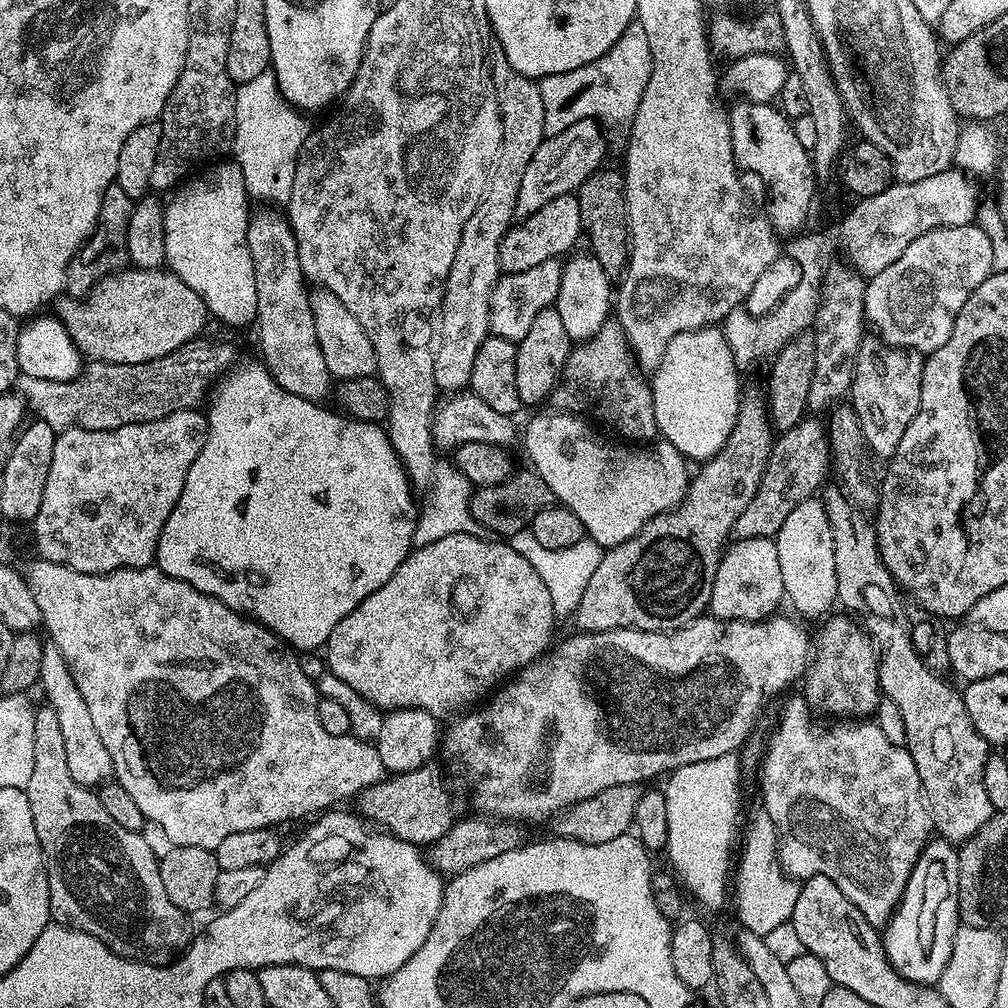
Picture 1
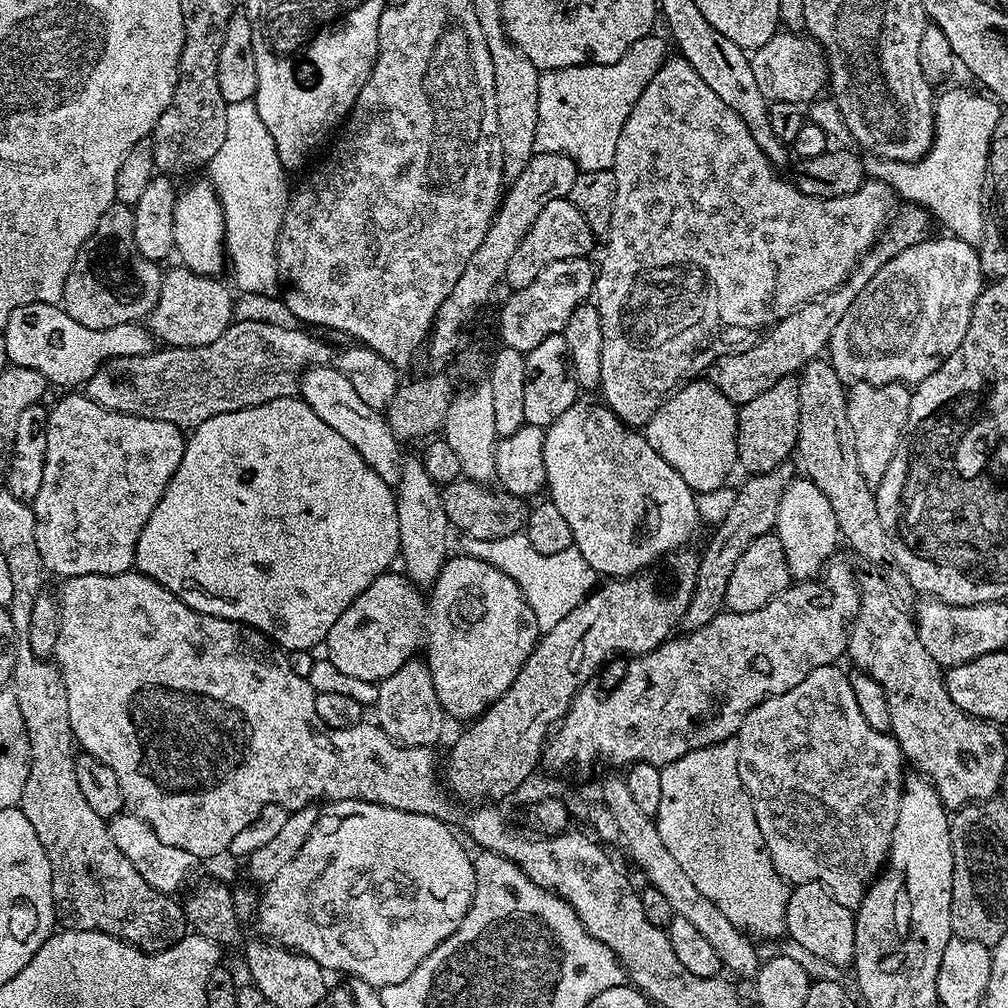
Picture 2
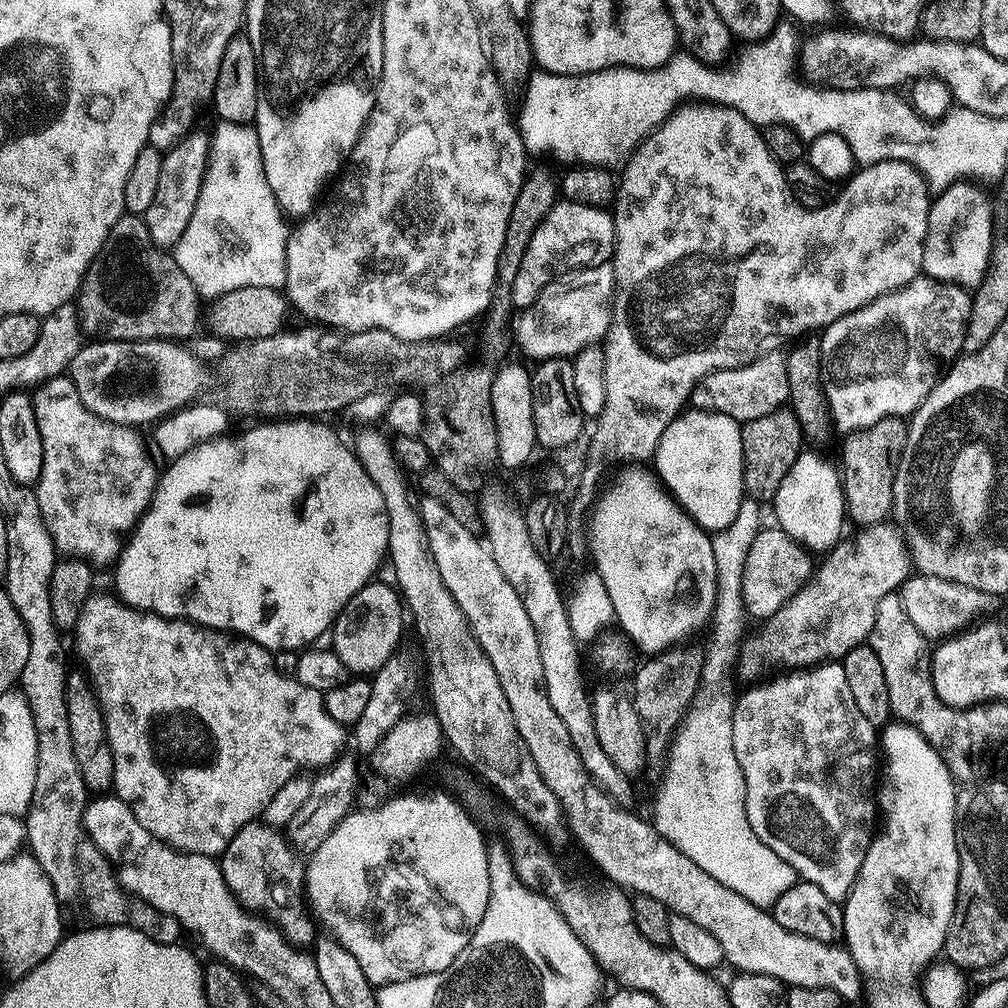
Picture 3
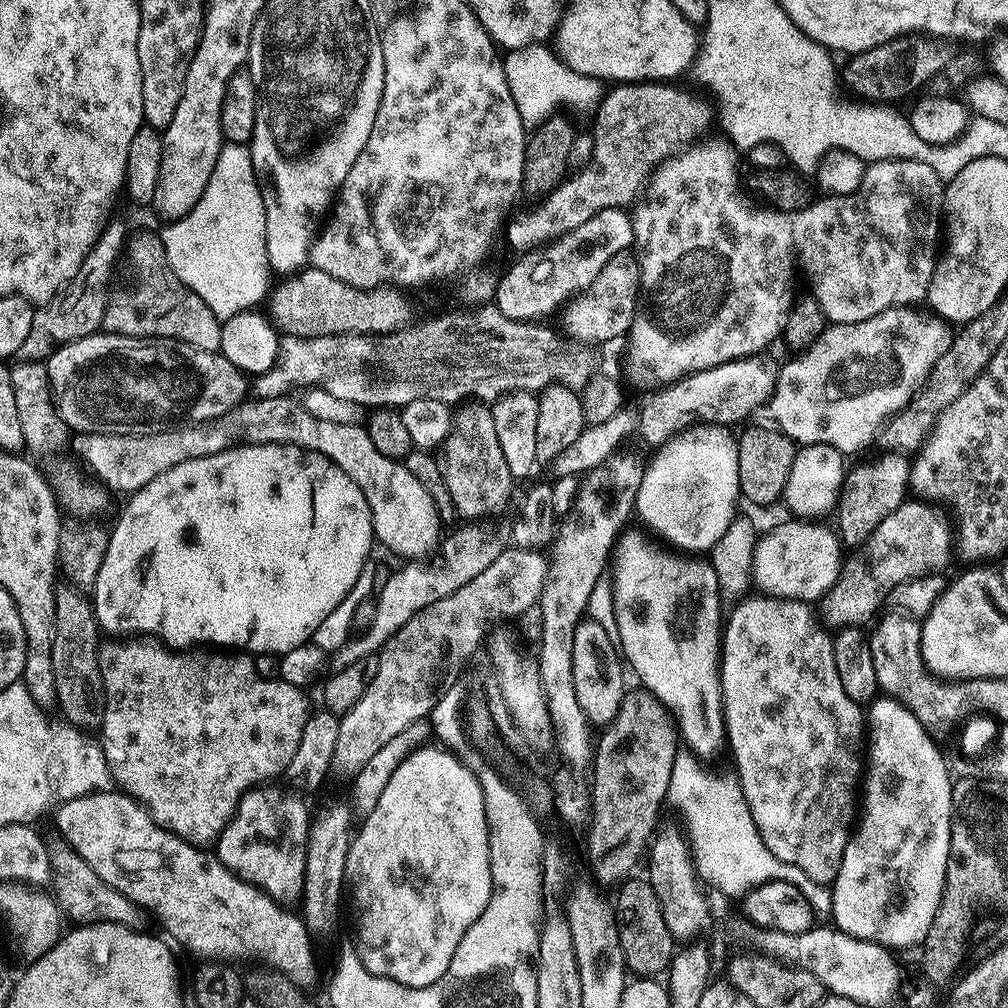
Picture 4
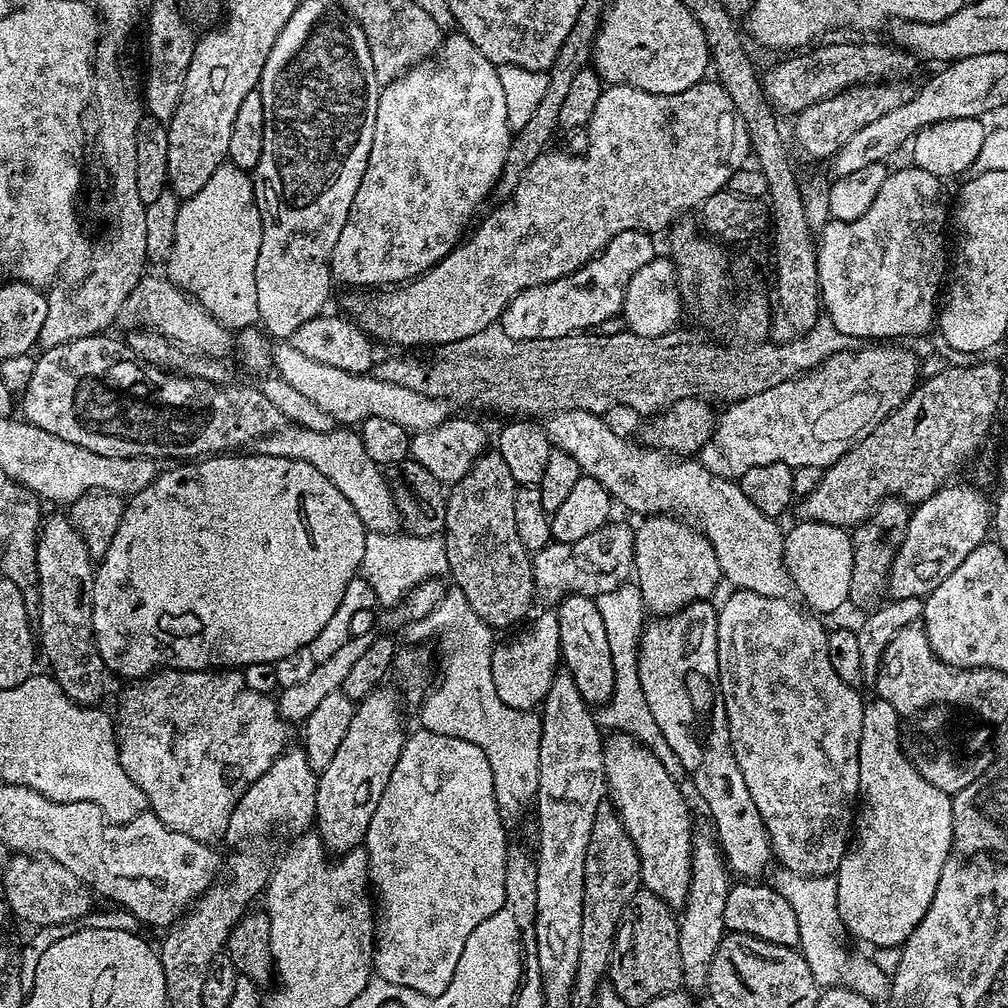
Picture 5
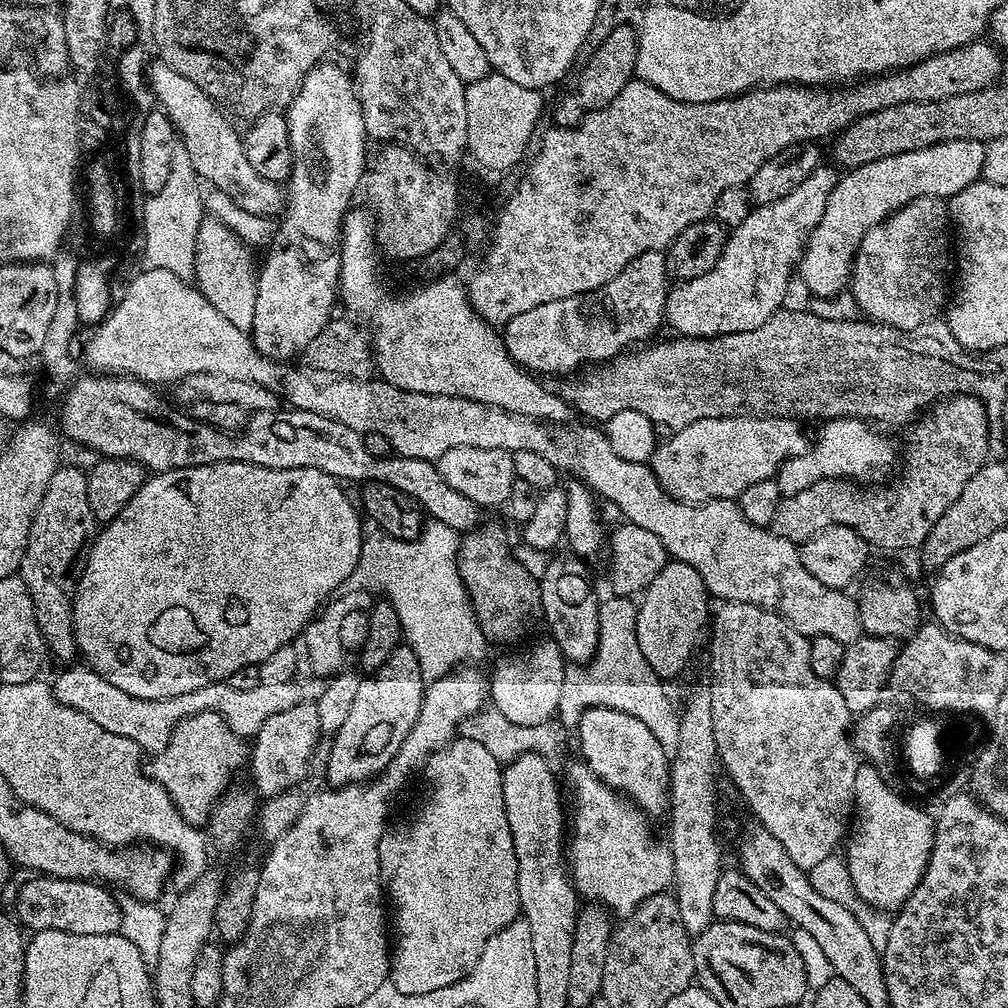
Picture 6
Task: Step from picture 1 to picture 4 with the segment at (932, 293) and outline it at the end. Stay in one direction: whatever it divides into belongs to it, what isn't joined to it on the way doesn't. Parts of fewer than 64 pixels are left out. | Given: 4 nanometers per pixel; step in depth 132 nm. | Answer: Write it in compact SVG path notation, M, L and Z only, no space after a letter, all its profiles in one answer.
M916 306L887 308L862 322L825 327L808 349L792 358L789 364L779 365L776 388L766 405L776 419L775 427L800 446L825 444L845 454L862 451L871 442L872 435L875 432L877 435L887 421L911 402L930 378L934 362L938 362L952 344L954 332L949 321L932 310L920 310Z

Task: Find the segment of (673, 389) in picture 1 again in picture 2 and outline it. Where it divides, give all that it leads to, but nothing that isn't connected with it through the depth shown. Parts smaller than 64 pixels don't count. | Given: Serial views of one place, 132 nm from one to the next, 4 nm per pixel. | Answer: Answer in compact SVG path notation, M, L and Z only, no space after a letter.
M698 378L681 385L665 399L662 407L645 425L644 435L650 446L670 466L678 470L687 485L698 494L718 489L737 463L737 409L711 381Z

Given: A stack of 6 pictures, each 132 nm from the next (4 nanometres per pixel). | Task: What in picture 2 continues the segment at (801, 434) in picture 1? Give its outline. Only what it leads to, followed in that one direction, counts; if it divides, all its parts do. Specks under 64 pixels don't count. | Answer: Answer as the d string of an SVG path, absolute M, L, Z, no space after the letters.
M785 462L770 472L749 475L746 478L747 481L741 486L716 533L713 534L706 552L701 553L699 583L695 586L694 598L691 599L690 606L687 607L686 614L681 620L683 631L700 629L723 611L728 580L740 556L756 537L769 534L776 527L782 494L796 478L795 465L791 464L793 463Z

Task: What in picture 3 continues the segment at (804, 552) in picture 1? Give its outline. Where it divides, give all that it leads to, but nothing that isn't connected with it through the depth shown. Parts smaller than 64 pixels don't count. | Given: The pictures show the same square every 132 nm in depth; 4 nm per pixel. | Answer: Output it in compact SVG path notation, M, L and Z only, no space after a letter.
M801 451L797 460L786 471L770 504L776 507L775 523L778 527L813 553L827 553L845 535L846 509L841 473L837 467L835 470L814 452Z

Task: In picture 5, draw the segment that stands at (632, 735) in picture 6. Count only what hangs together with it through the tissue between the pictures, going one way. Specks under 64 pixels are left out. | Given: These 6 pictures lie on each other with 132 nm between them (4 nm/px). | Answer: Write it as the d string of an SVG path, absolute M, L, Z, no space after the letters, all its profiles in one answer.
M612 734L612 737L604 740L604 782L610 796L612 792L612 800L616 803L614 808L620 821L636 844L640 859L640 883L647 891L658 894L658 898L662 898L662 902L666 902L669 908L683 909L688 901L692 881L694 827L692 828L692 820L688 817L688 804L684 801L675 778L668 773L667 766L646 745L639 744L632 736L616 735L620 734Z

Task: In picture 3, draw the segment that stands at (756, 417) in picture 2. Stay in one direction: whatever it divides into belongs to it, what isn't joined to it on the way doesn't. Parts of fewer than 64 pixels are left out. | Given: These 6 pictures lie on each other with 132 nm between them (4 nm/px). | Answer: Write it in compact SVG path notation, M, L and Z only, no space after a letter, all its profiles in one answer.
M790 408L774 410L768 415L743 423L741 438L745 491L760 500L771 499L804 446L804 435L797 416Z

